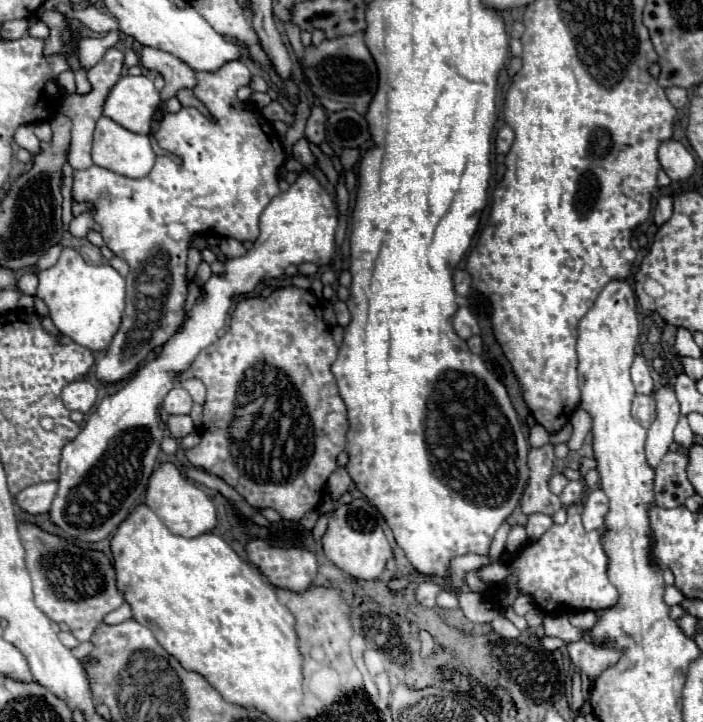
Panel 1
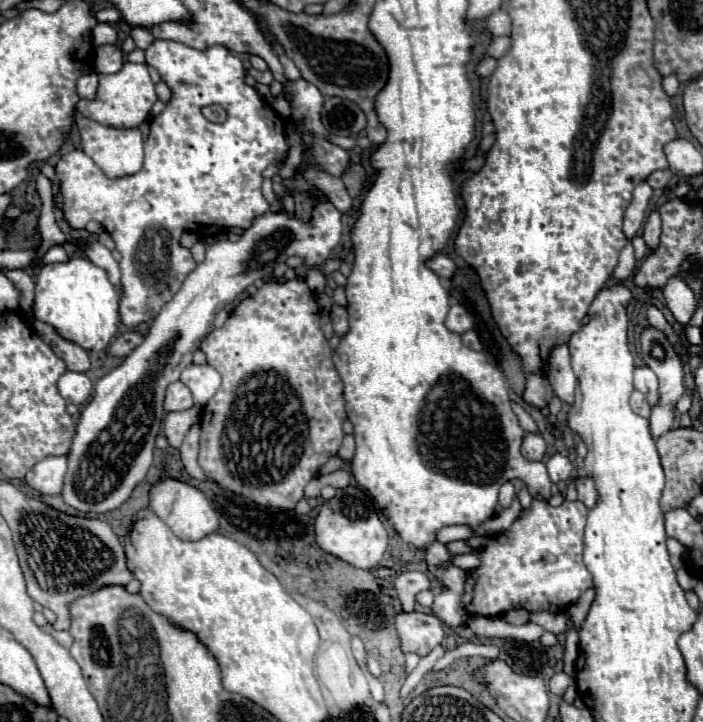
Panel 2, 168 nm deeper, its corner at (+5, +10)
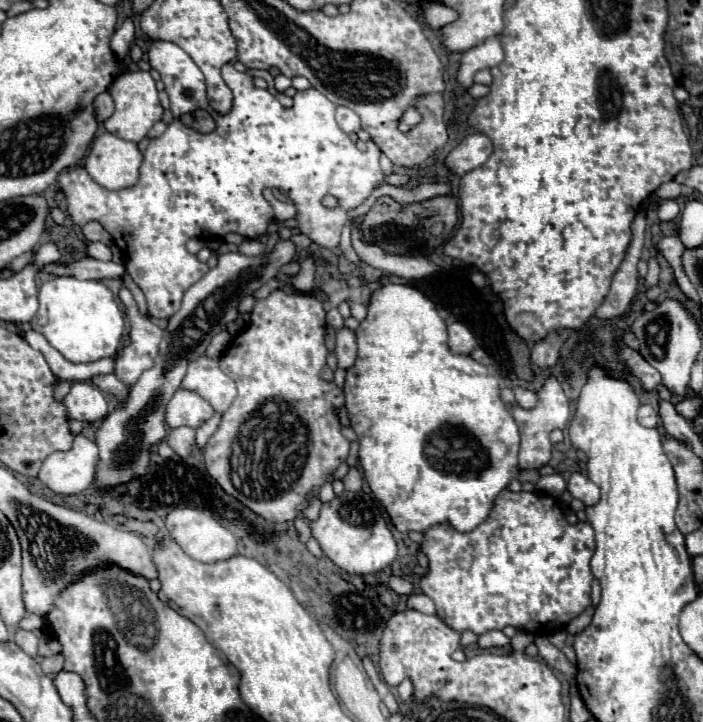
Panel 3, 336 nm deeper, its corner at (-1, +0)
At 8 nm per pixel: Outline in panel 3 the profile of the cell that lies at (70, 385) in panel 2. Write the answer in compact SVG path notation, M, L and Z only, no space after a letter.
M74 382L64 398L64 406L70 420L96 422L108 414L108 404L102 390L90 382Z

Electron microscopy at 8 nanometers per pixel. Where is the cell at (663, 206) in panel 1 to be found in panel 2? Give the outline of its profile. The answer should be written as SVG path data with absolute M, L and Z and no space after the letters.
M654 210L650 216L648 216L648 222L644 226L644 242L648 246L648 250L656 250L658 248L658 242L660 242L660 214Z

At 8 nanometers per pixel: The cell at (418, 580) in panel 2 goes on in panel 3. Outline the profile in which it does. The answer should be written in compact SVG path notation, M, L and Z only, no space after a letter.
M396 576L390 578L390 588L392 588L396 594L402 594L402 596L410 596L410 594L414 592L412 582L408 582L408 580L404 580L404 578L396 578Z

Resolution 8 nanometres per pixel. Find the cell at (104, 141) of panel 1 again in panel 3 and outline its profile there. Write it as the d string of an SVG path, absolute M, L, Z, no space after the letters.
M104 132L94 140L84 166L100 186L108 190L124 190L136 186L142 158L144 156L134 142Z

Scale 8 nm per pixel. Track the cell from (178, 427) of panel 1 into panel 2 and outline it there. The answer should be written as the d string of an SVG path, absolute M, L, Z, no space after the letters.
M196 406L190 410L184 410L184 412L168 412L164 418L164 434L170 442L170 446L180 448L190 426L194 422L198 422L198 418L200 418L200 408L196 408Z

